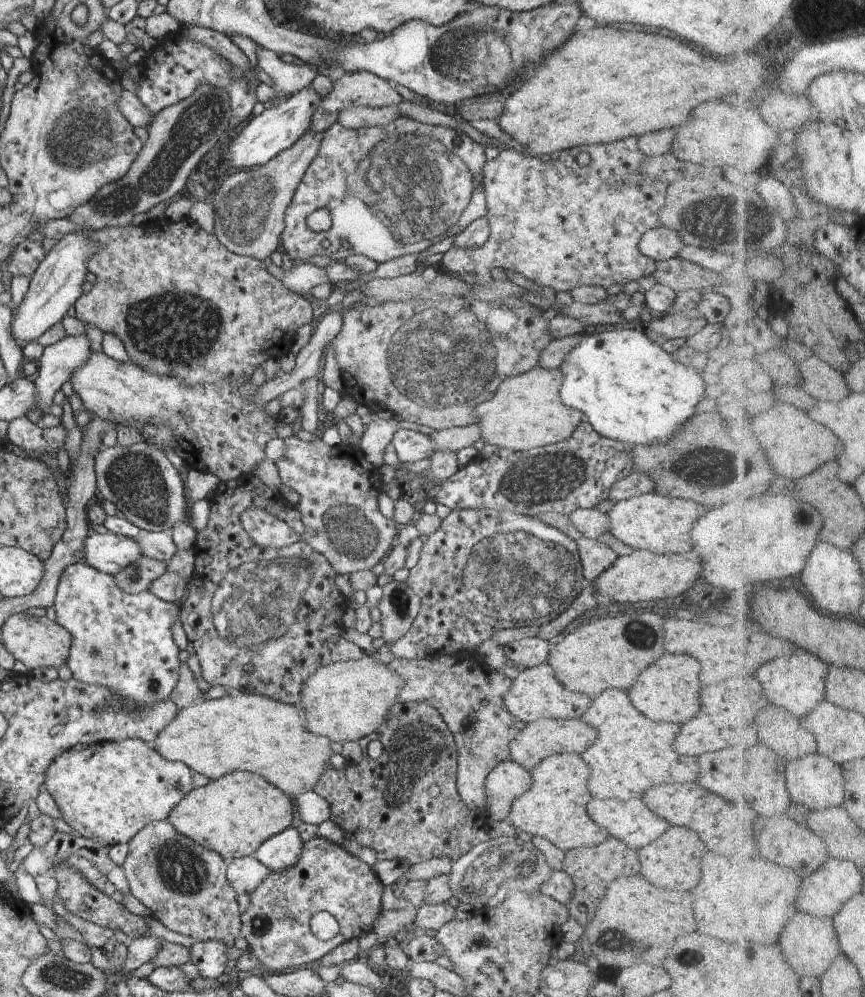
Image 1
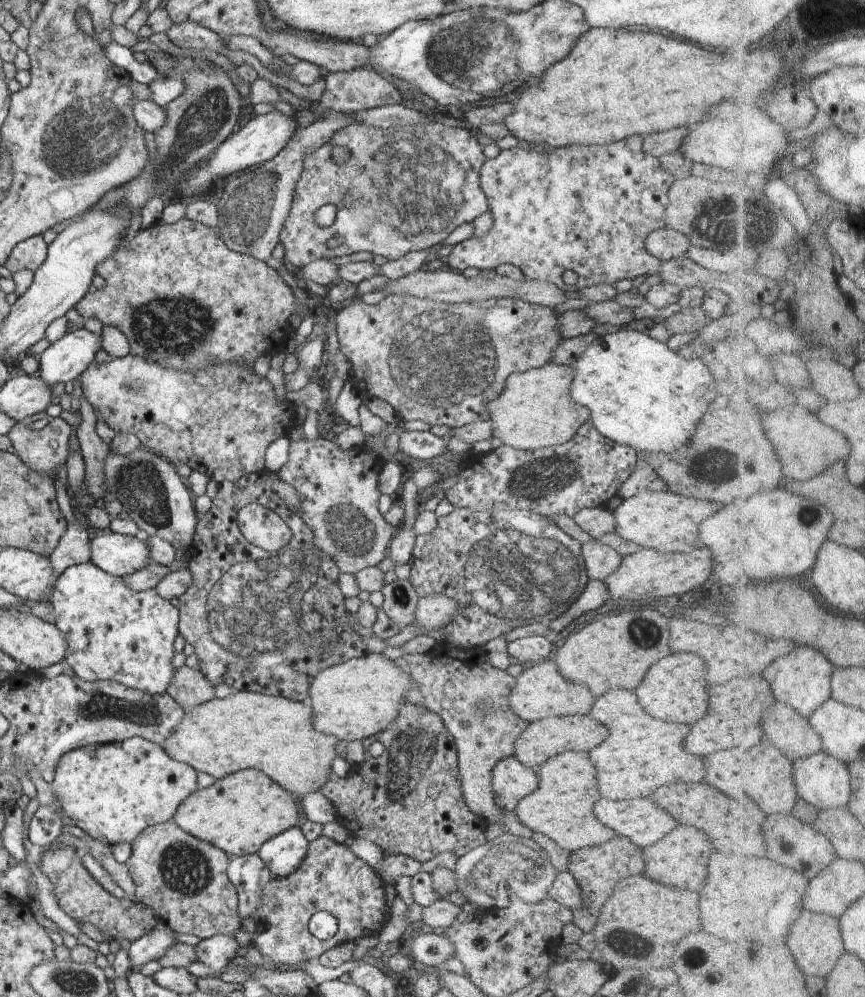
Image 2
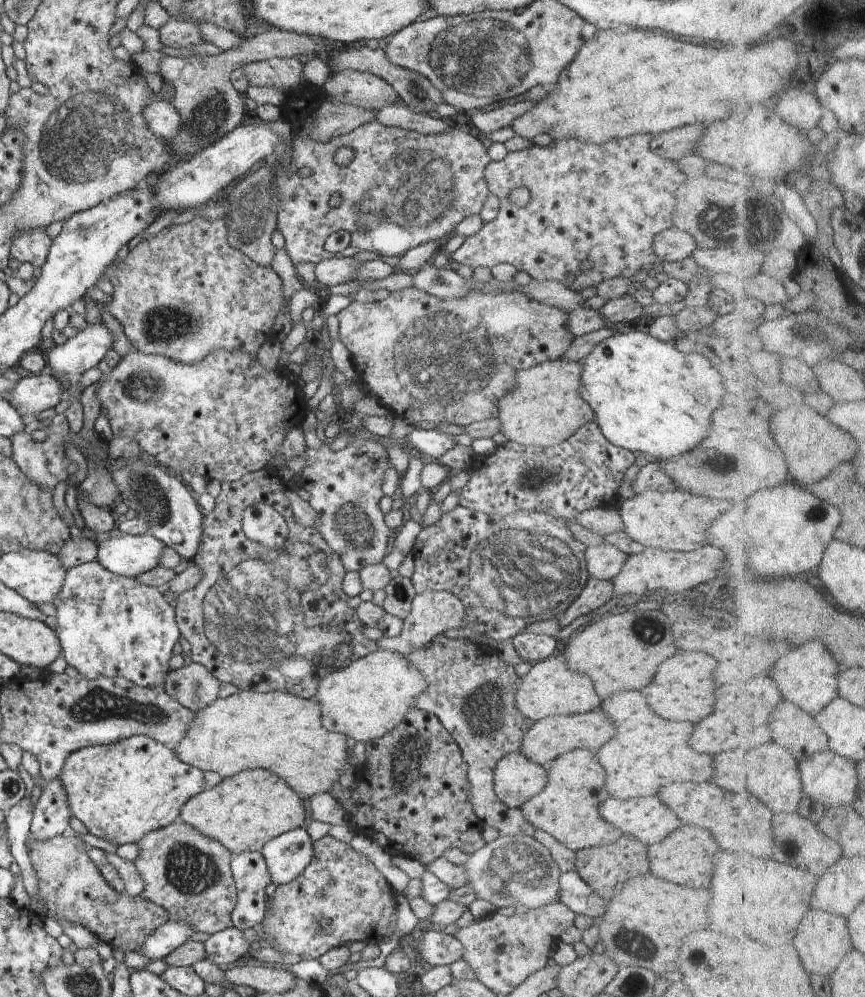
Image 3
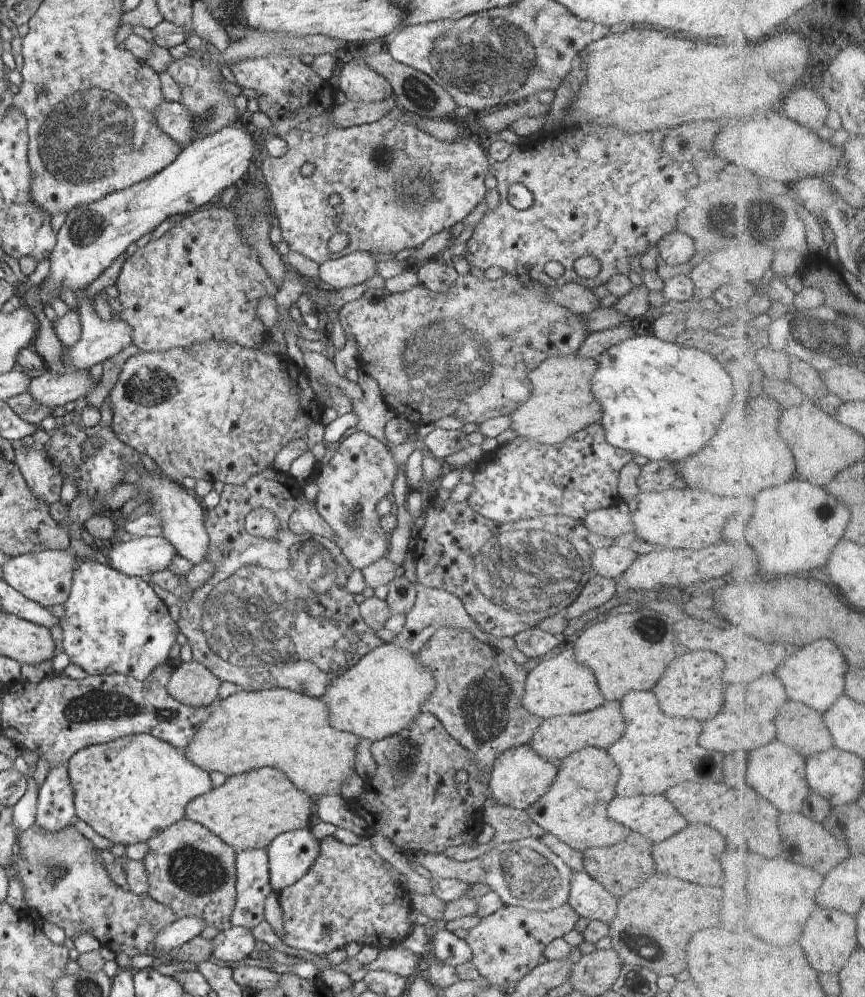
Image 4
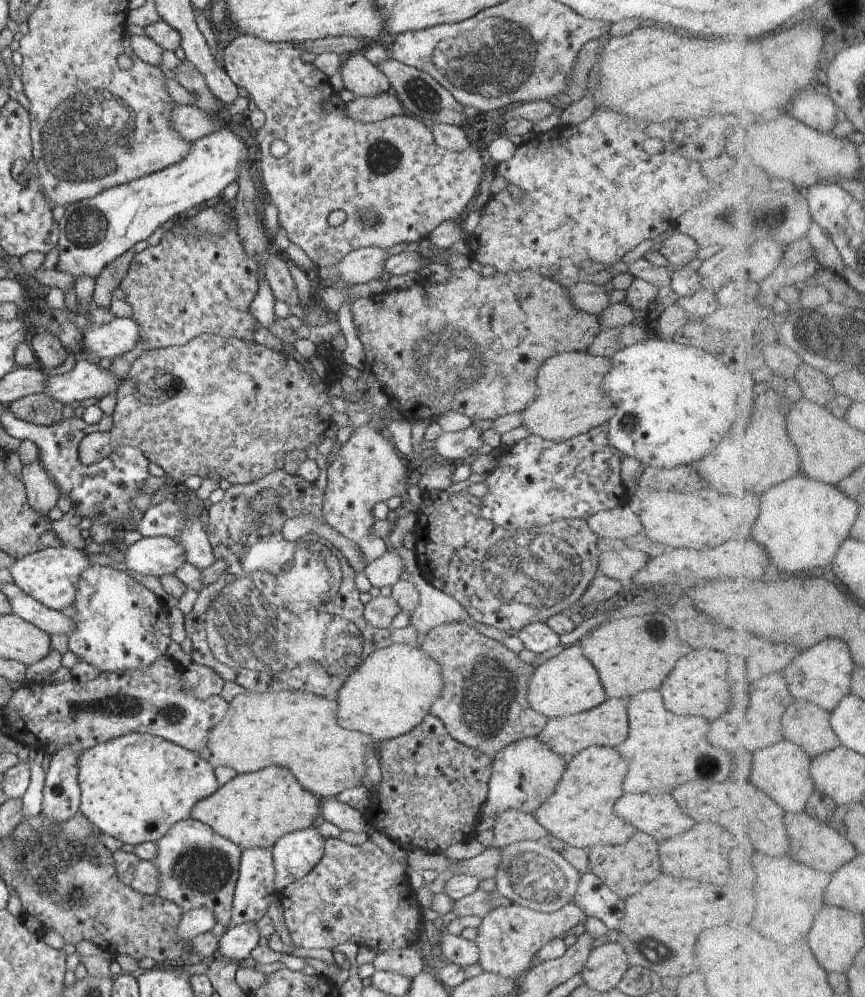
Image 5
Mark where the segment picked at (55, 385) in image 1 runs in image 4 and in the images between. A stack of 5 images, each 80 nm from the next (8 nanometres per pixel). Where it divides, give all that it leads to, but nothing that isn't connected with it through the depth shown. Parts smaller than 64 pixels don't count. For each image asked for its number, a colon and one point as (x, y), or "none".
2: (63, 361)
3: (68, 359)
4: (99, 340)

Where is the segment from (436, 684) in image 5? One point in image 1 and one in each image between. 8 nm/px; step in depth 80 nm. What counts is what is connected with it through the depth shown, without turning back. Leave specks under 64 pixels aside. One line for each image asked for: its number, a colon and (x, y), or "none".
1: (345, 701)
2: (356, 699)
3: (366, 699)
4: (383, 693)

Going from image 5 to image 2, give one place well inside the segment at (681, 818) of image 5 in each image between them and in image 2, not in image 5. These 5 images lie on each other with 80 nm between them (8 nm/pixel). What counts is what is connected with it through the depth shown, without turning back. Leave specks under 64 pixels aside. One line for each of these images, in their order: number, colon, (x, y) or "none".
2: (641, 820)
3: (649, 819)
4: (653, 816)

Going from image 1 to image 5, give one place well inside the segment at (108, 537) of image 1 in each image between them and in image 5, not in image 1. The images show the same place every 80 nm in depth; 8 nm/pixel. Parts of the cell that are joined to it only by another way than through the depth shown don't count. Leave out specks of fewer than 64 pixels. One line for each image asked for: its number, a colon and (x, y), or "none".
2: (120, 555)
3: (131, 555)
4: (141, 557)
5: (158, 556)

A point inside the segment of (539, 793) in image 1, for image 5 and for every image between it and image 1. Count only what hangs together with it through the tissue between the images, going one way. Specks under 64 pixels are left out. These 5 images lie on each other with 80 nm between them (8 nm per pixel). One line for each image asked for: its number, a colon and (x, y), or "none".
2: (562, 807)
3: (568, 808)
4: (574, 809)
5: (578, 812)

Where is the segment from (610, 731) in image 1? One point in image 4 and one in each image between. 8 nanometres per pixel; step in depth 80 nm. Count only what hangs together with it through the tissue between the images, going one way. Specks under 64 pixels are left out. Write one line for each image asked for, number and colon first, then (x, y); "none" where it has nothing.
2: (641, 754)
3: (648, 753)
4: (656, 752)

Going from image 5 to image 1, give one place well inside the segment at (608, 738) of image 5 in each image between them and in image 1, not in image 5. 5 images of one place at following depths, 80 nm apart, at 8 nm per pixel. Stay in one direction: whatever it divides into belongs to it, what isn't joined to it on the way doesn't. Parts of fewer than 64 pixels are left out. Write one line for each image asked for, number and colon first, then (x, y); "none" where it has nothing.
1: (539, 739)
2: (546, 738)
3: (546, 739)
4: (557, 738)

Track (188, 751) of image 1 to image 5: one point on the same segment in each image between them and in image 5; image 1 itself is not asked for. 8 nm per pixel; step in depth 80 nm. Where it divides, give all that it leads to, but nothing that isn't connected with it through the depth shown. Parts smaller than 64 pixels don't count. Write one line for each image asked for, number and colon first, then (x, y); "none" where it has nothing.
2: (248, 730)
3: (277, 731)
4: (248, 731)
5: (298, 730)

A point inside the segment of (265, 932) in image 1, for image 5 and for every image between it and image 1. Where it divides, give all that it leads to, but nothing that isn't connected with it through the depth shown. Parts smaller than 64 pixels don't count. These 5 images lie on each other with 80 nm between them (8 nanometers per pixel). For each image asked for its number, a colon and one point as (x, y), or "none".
2: (331, 878)
3: (340, 885)
4: (349, 895)
5: (358, 894)

